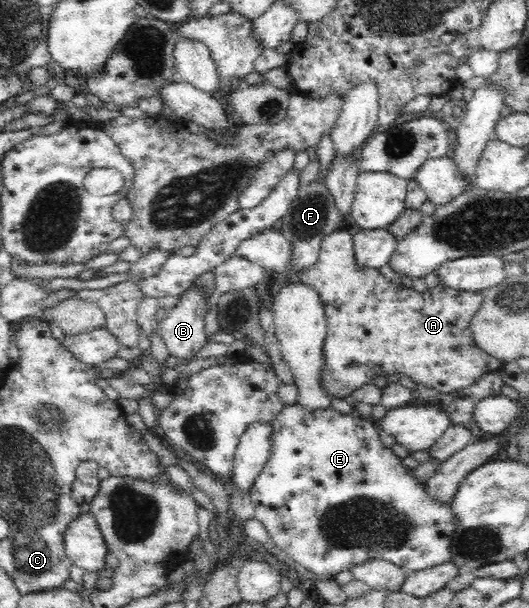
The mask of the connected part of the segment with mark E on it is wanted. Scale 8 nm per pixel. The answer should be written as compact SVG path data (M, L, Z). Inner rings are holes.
M295 403L281 409L281 412L273 419L272 427L272 454L255 478L249 495L255 507L254 517L263 523L275 546L293 558L299 566L303 566L317 576L333 578L337 573L349 571L353 566L372 558L392 562L404 568L407 573L452 562L452 534L455 533L456 524L451 505L439 502L438 498L432 498L432 494L426 490L425 483L413 477L411 469L405 467L402 460L381 443L375 421L371 418L359 417L355 413L344 415L334 410L333 407L323 410L307 410L304 406Z

